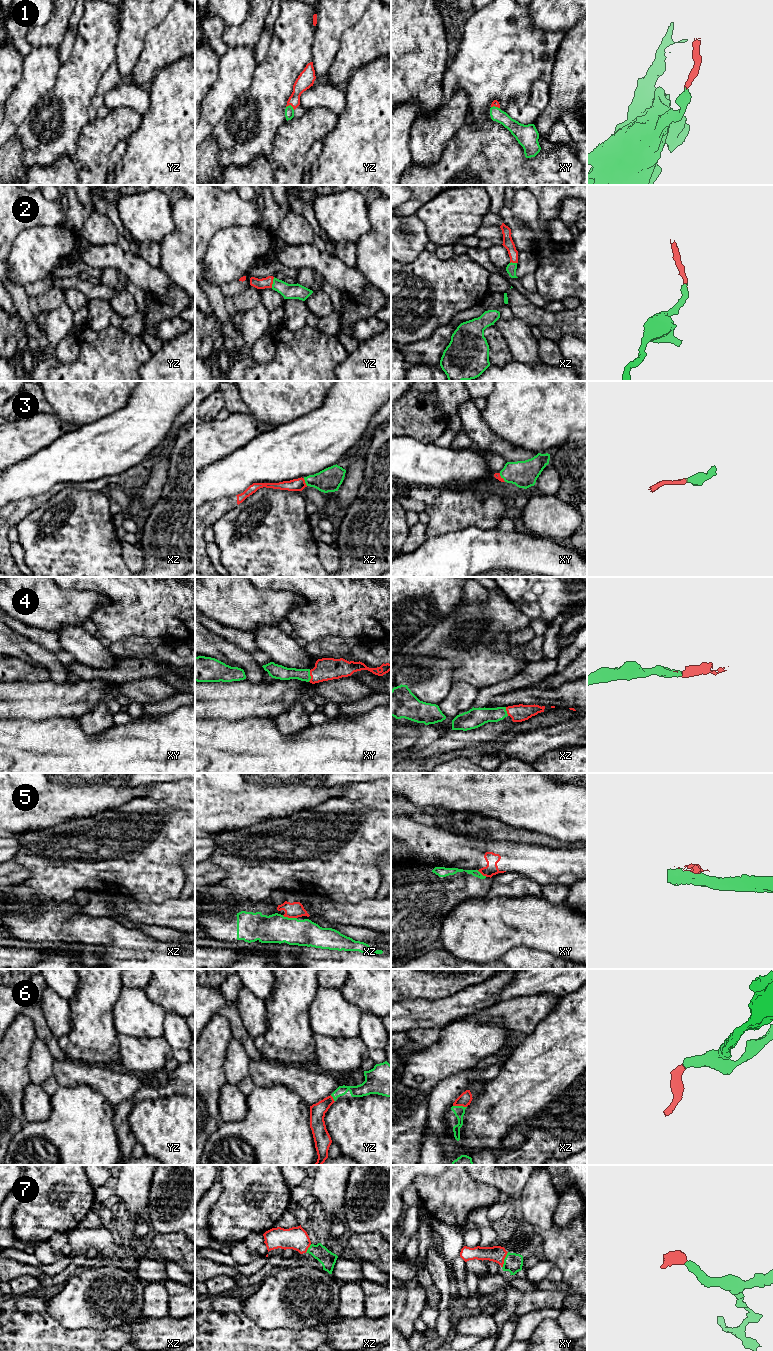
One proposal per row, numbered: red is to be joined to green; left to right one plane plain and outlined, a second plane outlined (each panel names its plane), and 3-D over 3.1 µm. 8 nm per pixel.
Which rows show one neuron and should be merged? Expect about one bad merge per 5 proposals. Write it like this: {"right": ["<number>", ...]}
{"right": ["1", "2", "3", "4", "6", "7"]}

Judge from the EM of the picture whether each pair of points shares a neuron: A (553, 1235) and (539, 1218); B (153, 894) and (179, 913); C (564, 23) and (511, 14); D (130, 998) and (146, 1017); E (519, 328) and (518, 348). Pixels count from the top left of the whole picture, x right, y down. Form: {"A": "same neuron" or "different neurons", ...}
{"A": "different neurons", "B": "different neurons", "C": "different neurons", "D": "same neuron", "E": "same neuron"}

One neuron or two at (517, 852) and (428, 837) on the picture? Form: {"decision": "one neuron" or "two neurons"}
{"decision": "one neuron"}

